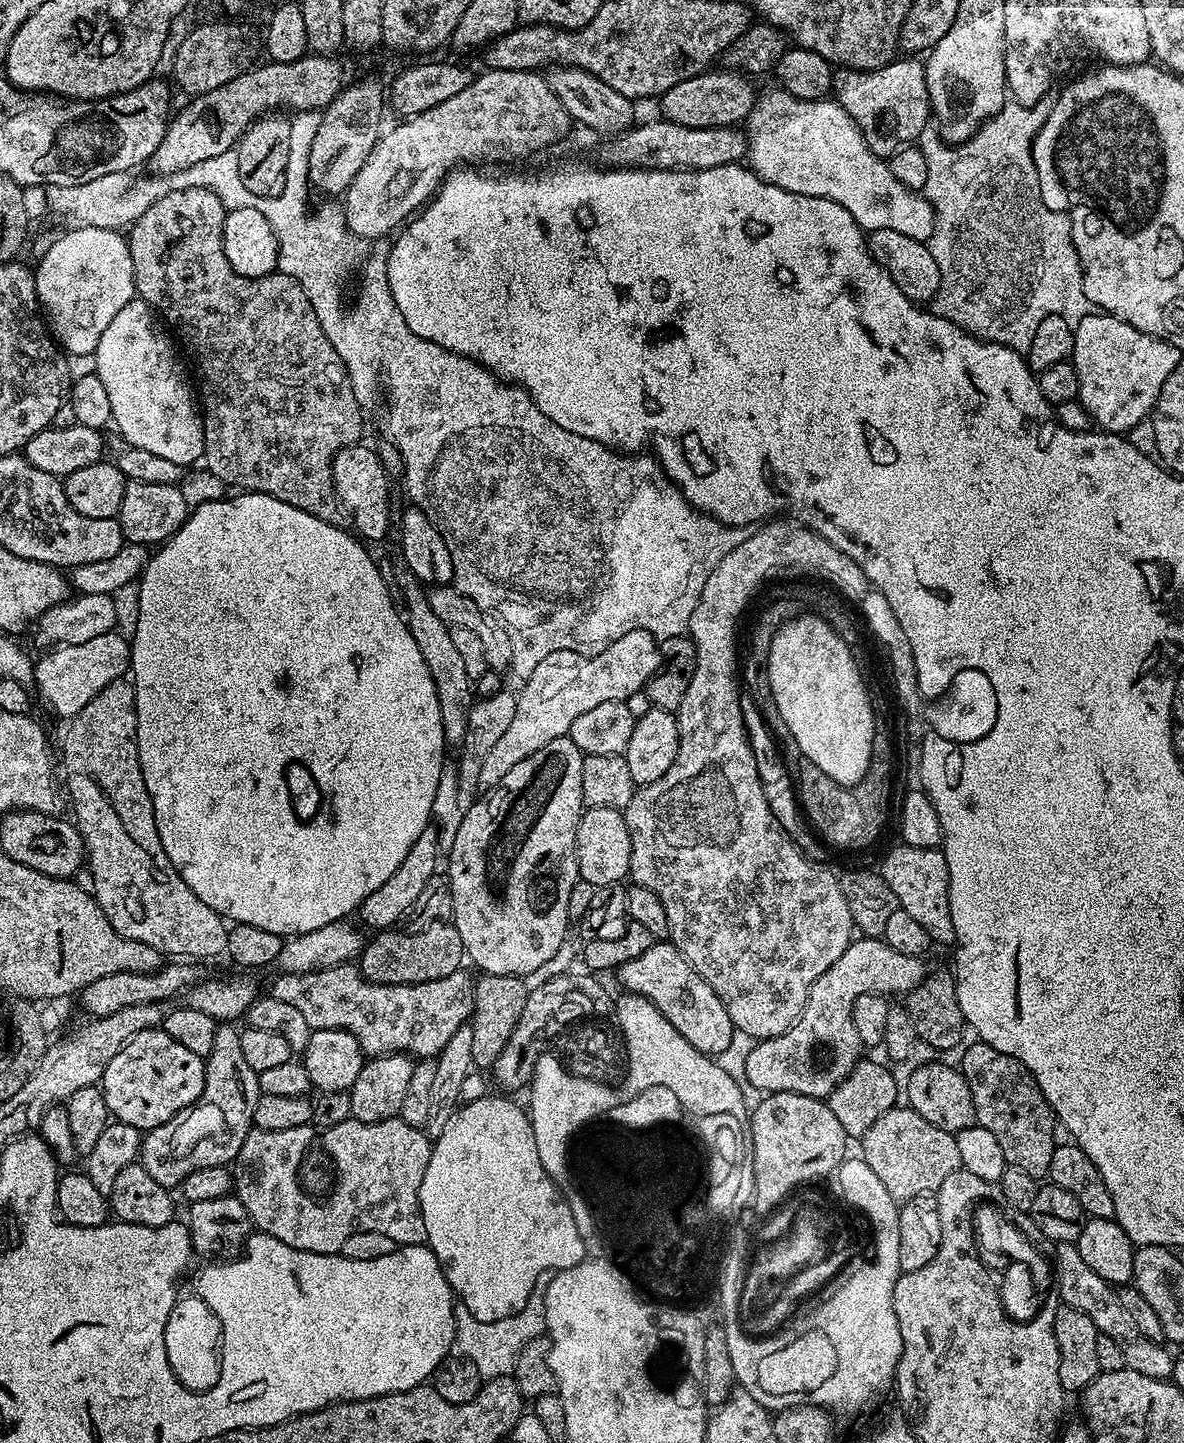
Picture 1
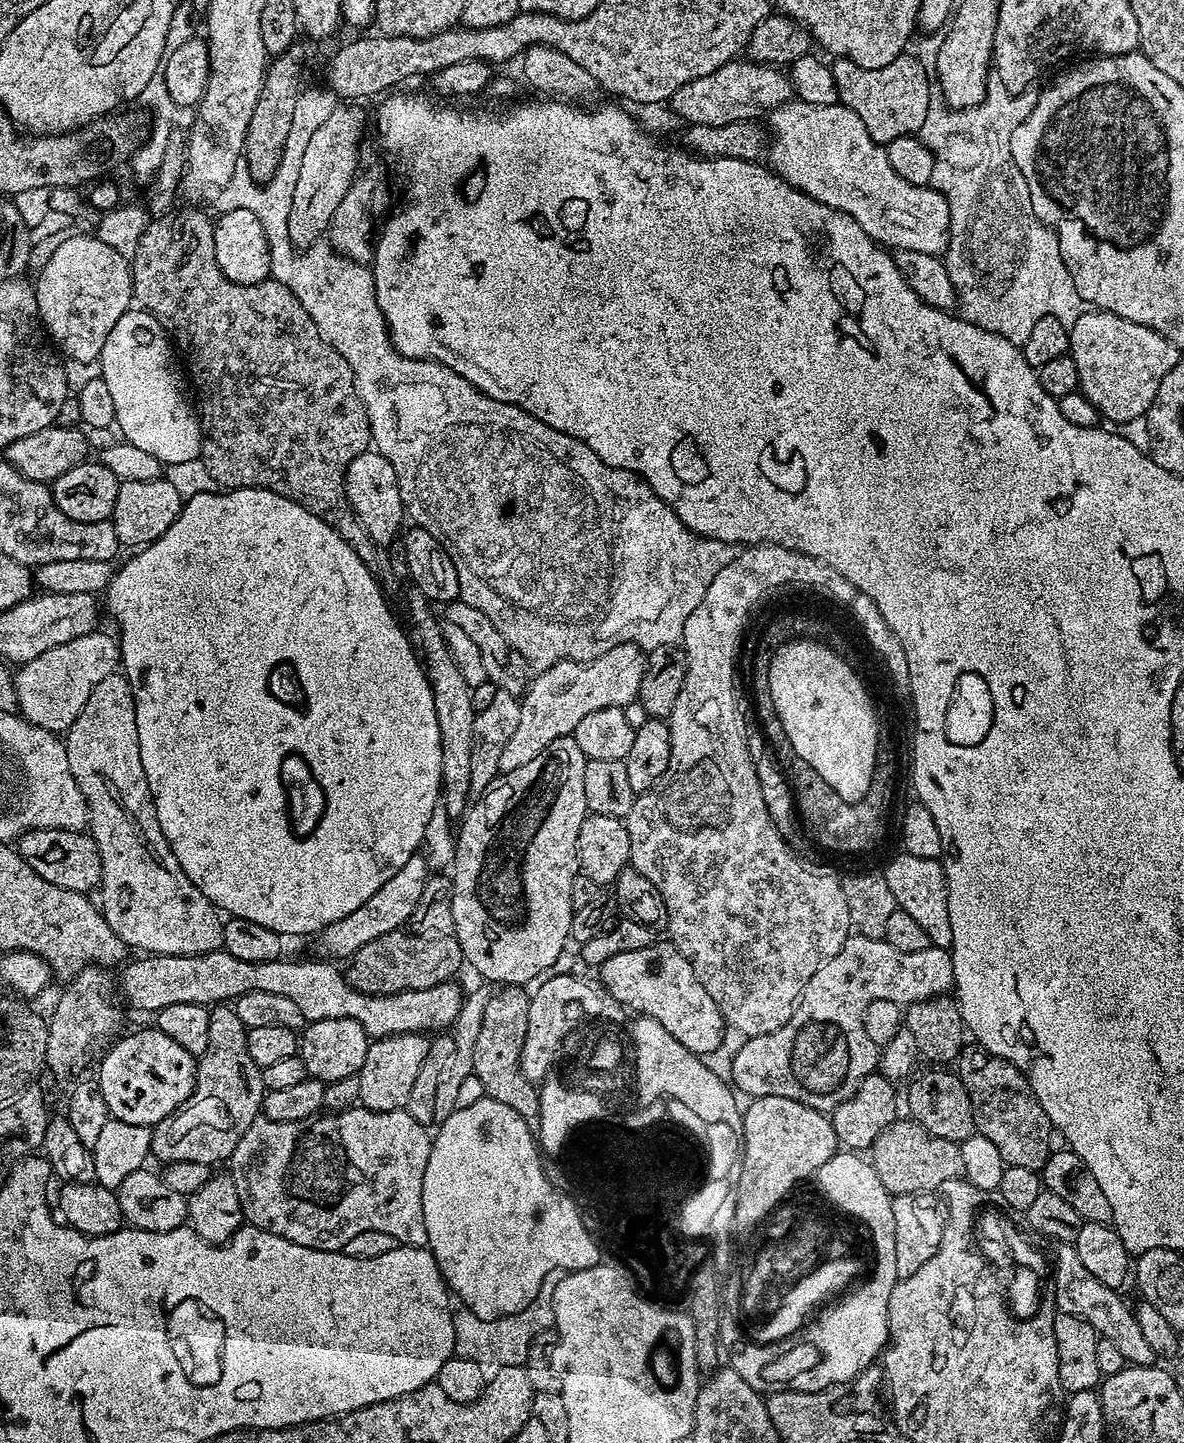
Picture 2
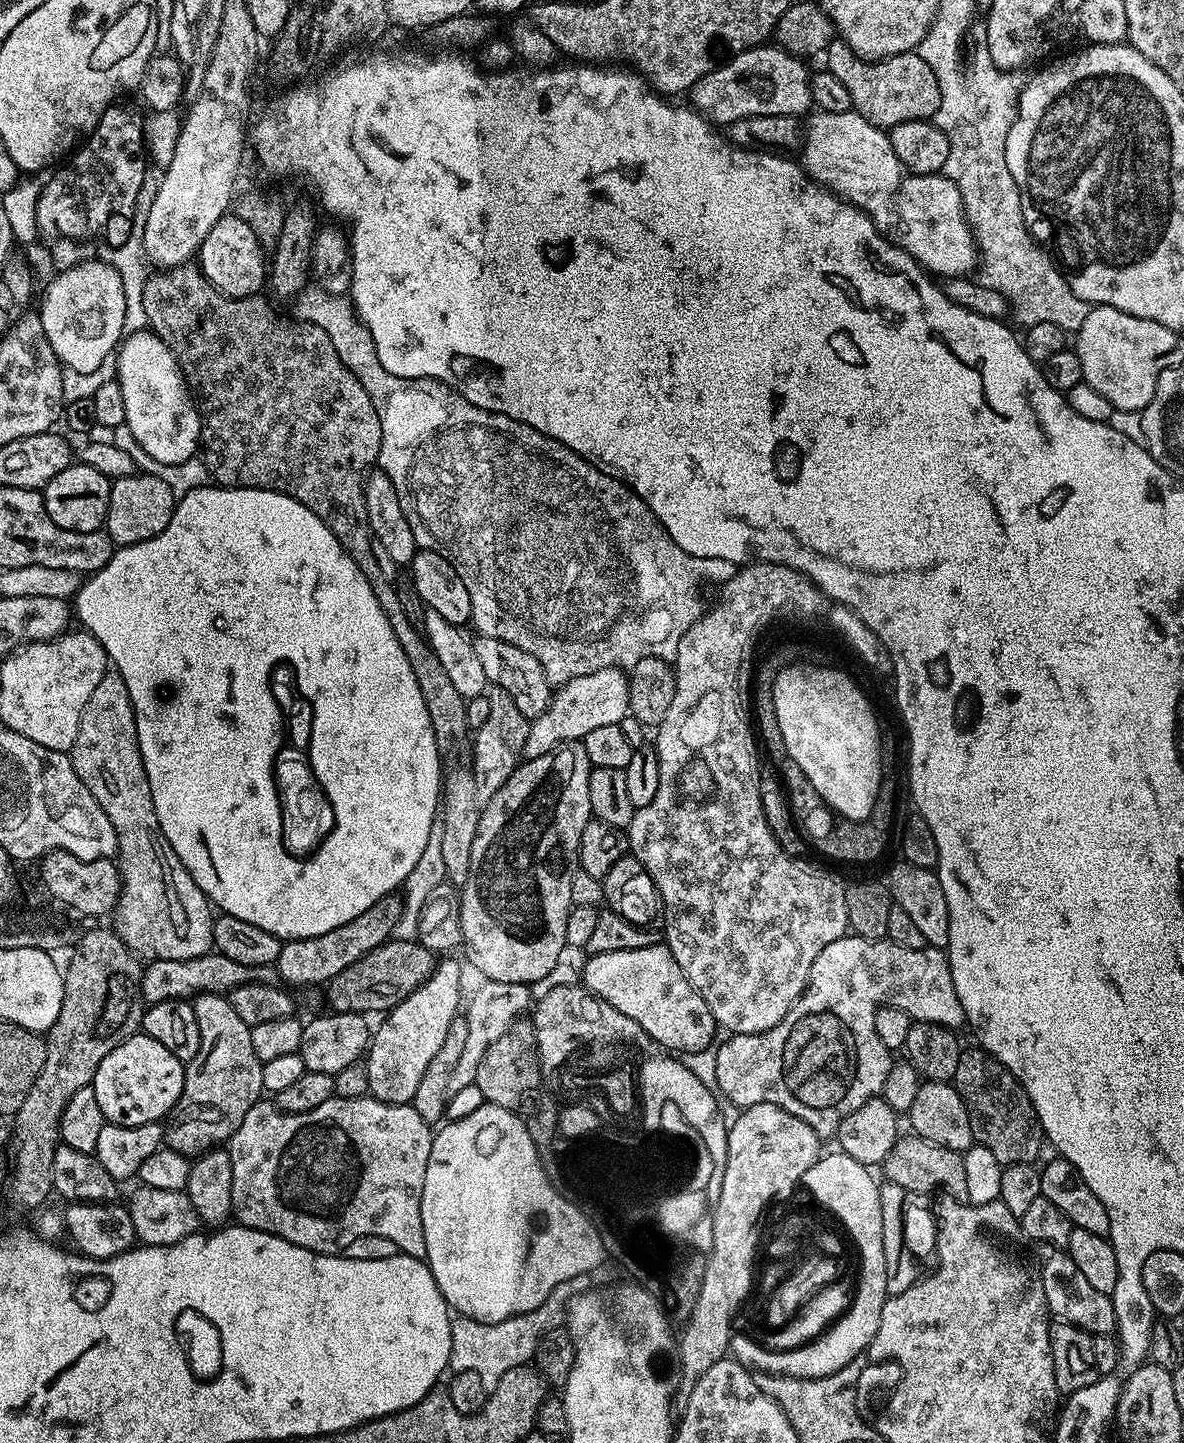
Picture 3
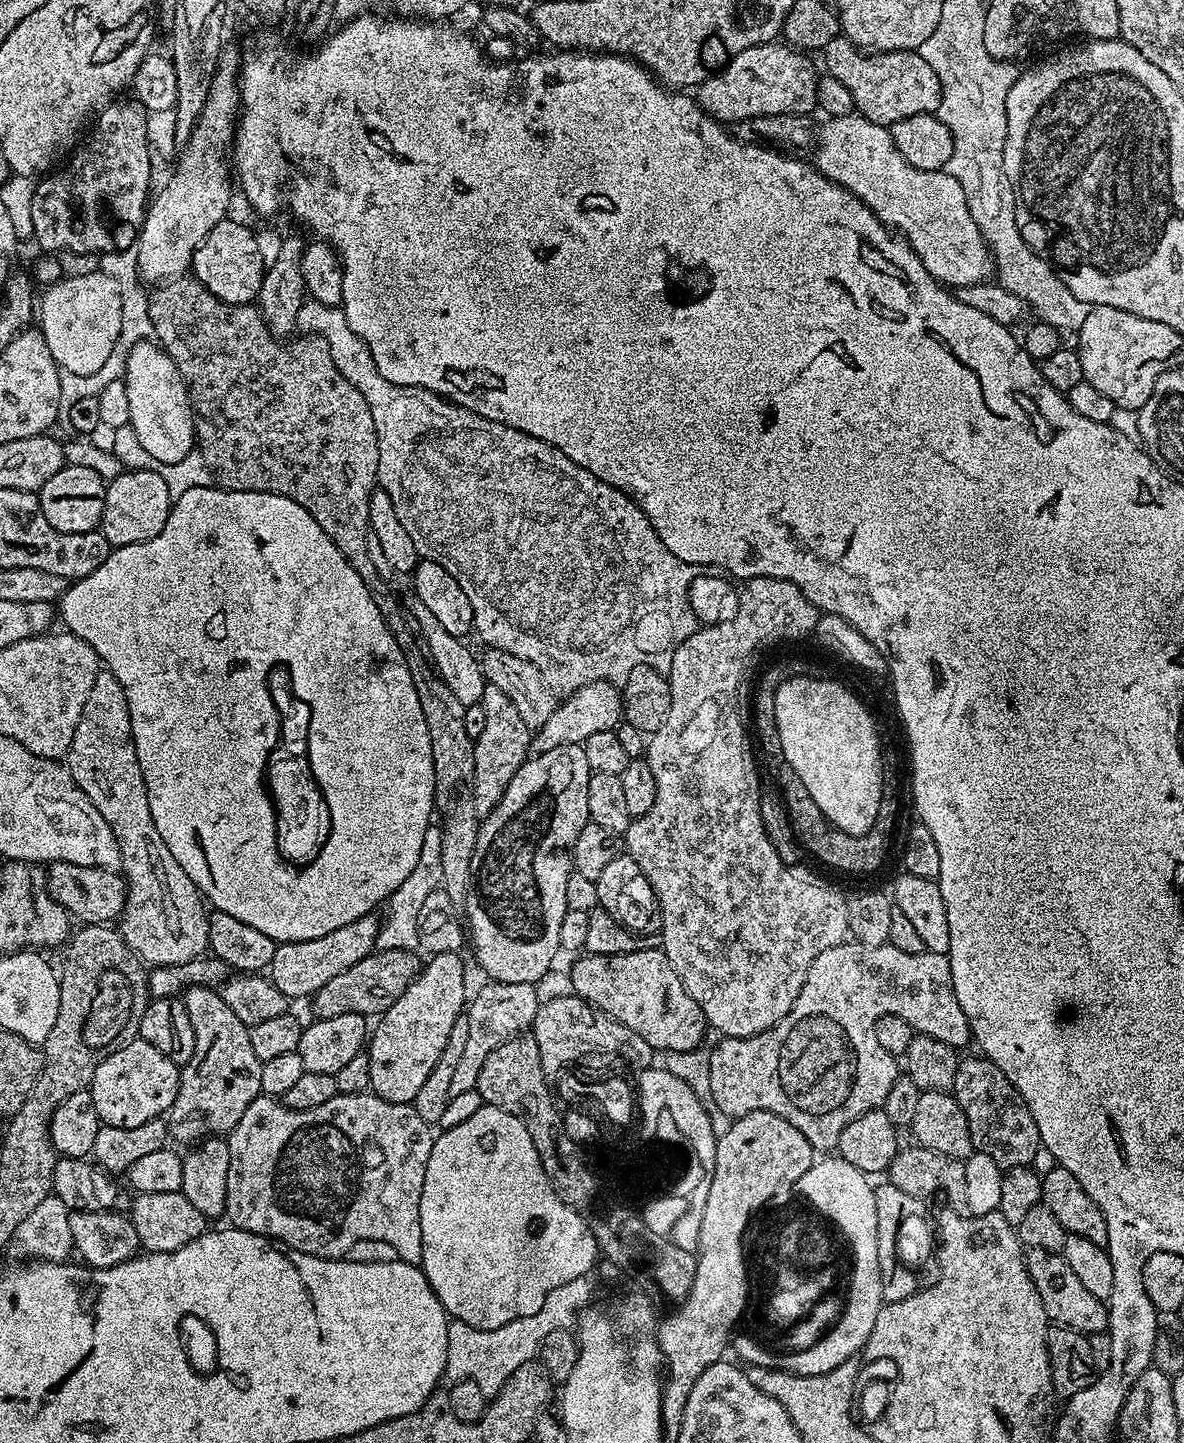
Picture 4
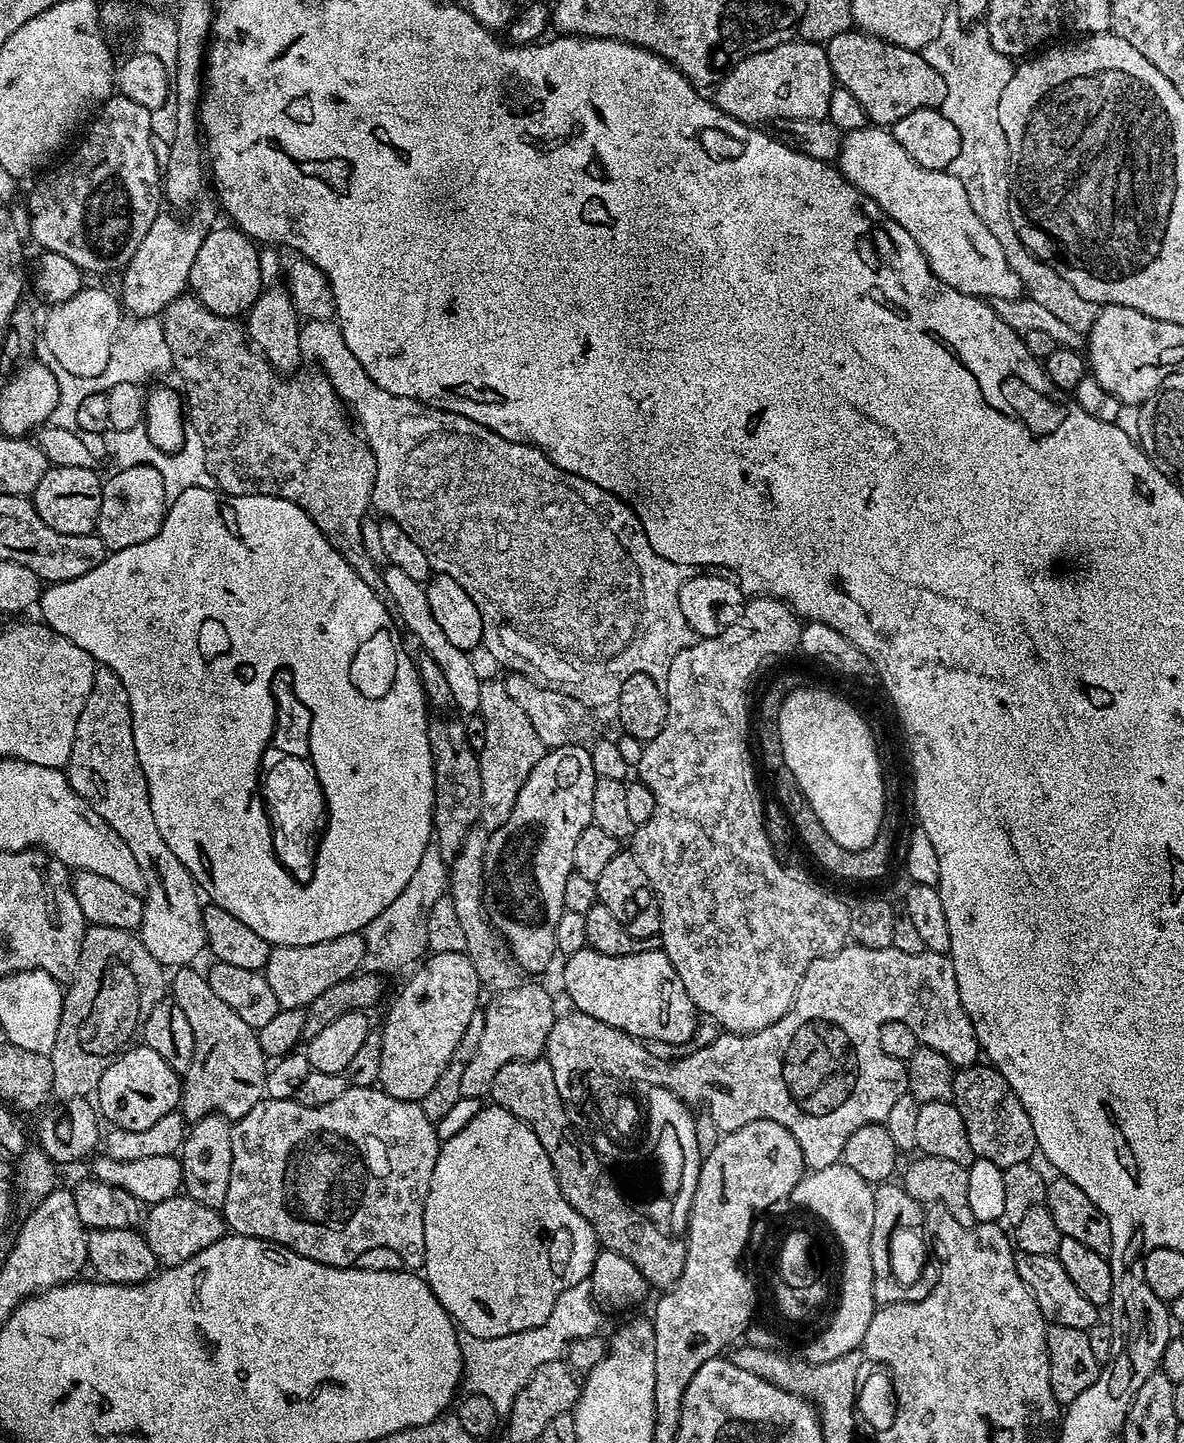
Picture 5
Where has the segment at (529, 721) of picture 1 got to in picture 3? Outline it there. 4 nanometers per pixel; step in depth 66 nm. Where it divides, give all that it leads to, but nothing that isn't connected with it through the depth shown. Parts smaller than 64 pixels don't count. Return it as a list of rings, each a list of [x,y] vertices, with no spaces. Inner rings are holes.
[[[600,672],[563,681],[551,693],[548,707],[529,723],[522,749],[524,760],[533,760],[559,744],[583,741],[584,736],[597,726],[619,724],[628,711],[628,679],[621,679],[619,672]]]

